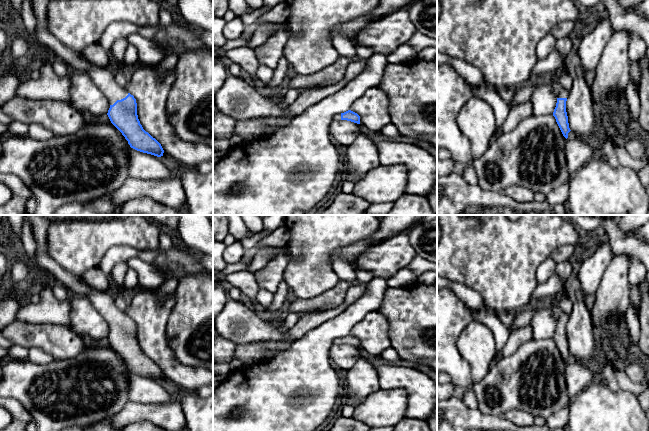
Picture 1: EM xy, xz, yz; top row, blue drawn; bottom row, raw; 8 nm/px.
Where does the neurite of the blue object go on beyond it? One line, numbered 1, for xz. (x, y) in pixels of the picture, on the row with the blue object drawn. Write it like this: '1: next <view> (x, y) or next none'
1: next xz (337, 117)

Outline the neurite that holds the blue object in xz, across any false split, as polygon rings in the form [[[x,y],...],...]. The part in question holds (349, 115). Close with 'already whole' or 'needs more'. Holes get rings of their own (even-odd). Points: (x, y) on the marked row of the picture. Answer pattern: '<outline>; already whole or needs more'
[[[351,110],[333,116],[333,121],[341,121],[341,120],[347,120],[360,124],[360,116]]]; needs more

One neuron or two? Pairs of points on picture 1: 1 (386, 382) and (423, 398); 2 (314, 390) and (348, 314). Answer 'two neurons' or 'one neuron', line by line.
1: one neuron
2: one neuron

